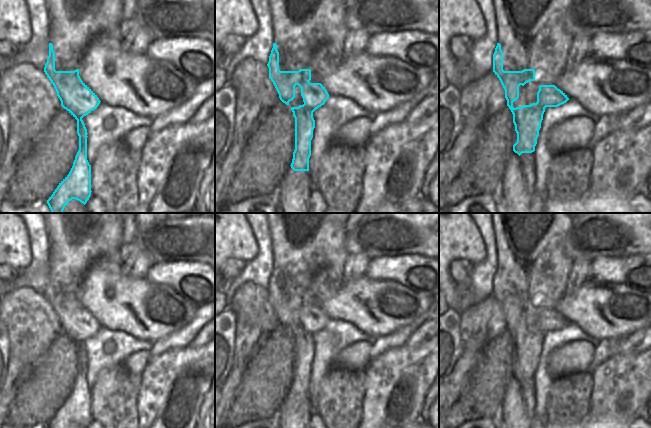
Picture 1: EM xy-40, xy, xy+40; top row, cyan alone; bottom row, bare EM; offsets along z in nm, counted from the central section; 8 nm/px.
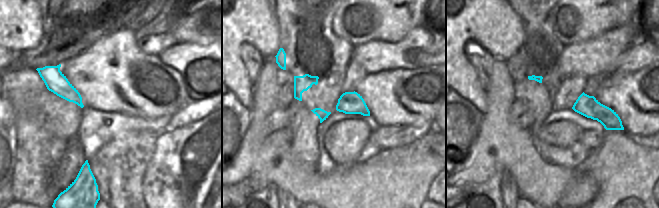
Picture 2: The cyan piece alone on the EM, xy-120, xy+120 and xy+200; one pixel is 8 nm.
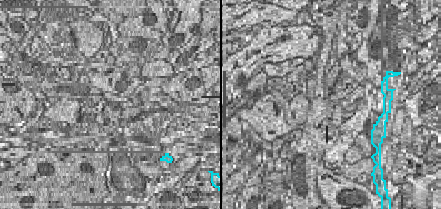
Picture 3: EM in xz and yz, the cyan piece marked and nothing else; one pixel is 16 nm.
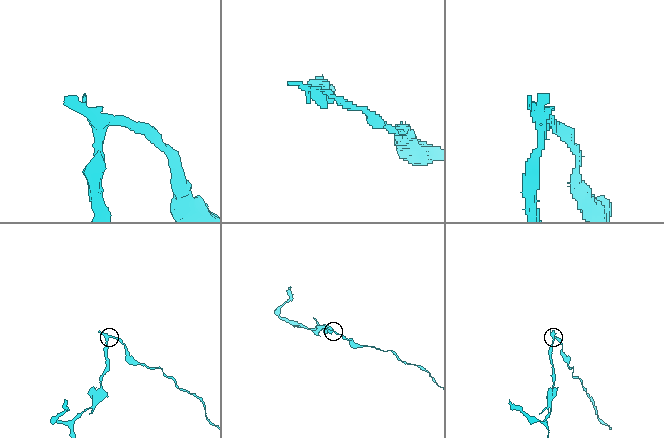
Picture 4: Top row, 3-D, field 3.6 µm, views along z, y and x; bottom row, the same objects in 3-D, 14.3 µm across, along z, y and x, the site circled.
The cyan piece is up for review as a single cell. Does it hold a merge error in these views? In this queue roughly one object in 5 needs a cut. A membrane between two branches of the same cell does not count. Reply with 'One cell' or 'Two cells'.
One cell

